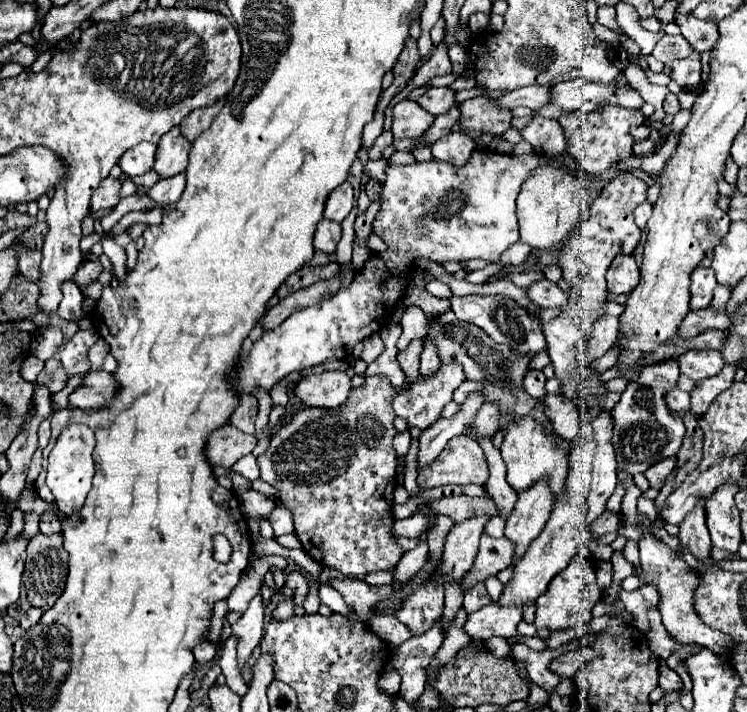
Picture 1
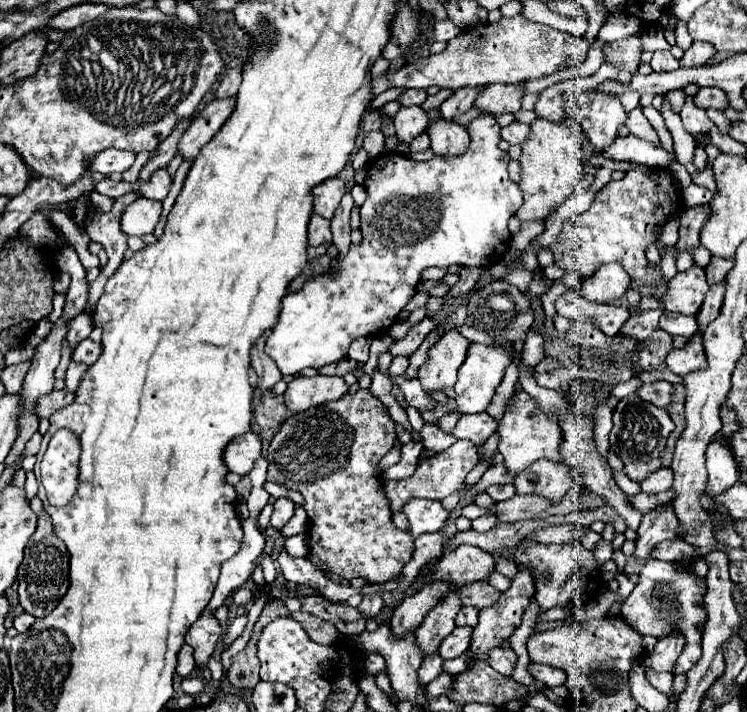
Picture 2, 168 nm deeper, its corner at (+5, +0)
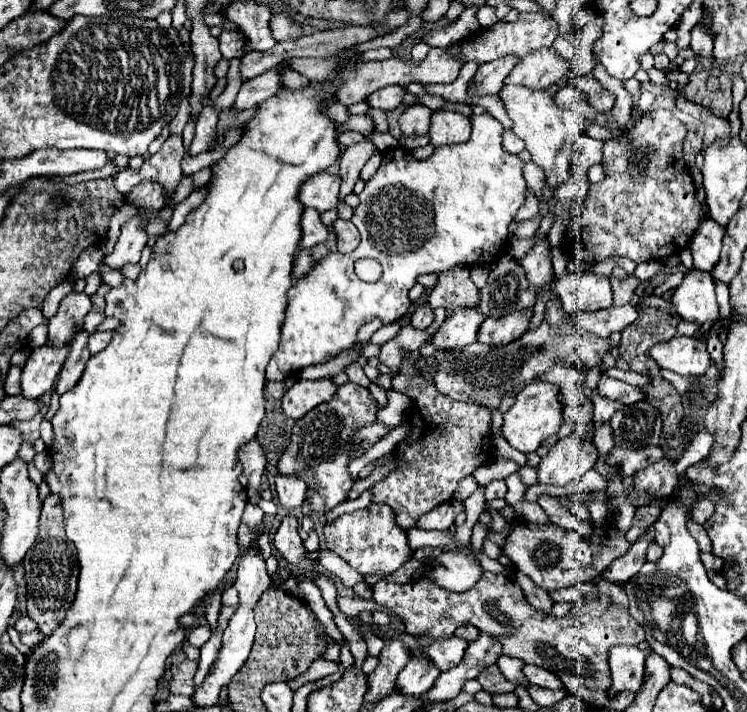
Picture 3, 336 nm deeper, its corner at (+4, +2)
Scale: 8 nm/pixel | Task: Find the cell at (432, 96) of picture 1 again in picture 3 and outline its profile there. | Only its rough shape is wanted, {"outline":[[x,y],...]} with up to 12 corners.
{"outline":[[401,85],[385,87],[369,95],[371,107],[393,111],[403,105],[407,93]]}

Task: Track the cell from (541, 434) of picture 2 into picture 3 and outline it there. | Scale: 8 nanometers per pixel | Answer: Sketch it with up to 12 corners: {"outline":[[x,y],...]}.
{"outline":[[533,381],[503,413],[501,435],[531,453],[563,425],[555,387]]}

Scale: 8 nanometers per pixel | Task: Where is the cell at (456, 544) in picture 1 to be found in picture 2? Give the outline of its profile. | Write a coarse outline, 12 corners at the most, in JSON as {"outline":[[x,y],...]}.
{"outline":[[426,585],[392,619],[394,639],[416,631],[448,585]]}

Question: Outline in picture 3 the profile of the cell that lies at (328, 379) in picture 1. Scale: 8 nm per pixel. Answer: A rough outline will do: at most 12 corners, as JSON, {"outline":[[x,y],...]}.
{"outline":[[299,379],[281,399],[291,419],[329,401],[333,379]]}

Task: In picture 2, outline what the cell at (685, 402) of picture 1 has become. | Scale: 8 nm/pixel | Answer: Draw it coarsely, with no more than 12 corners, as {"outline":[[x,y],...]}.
{"outline":[[672,383],[640,385],[636,395],[656,407],[666,407]]}

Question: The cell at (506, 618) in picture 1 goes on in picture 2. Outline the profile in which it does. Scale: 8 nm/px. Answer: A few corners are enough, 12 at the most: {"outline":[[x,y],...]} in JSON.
{"outline":[[456,627],[440,645],[442,659],[468,651],[472,629]]}

